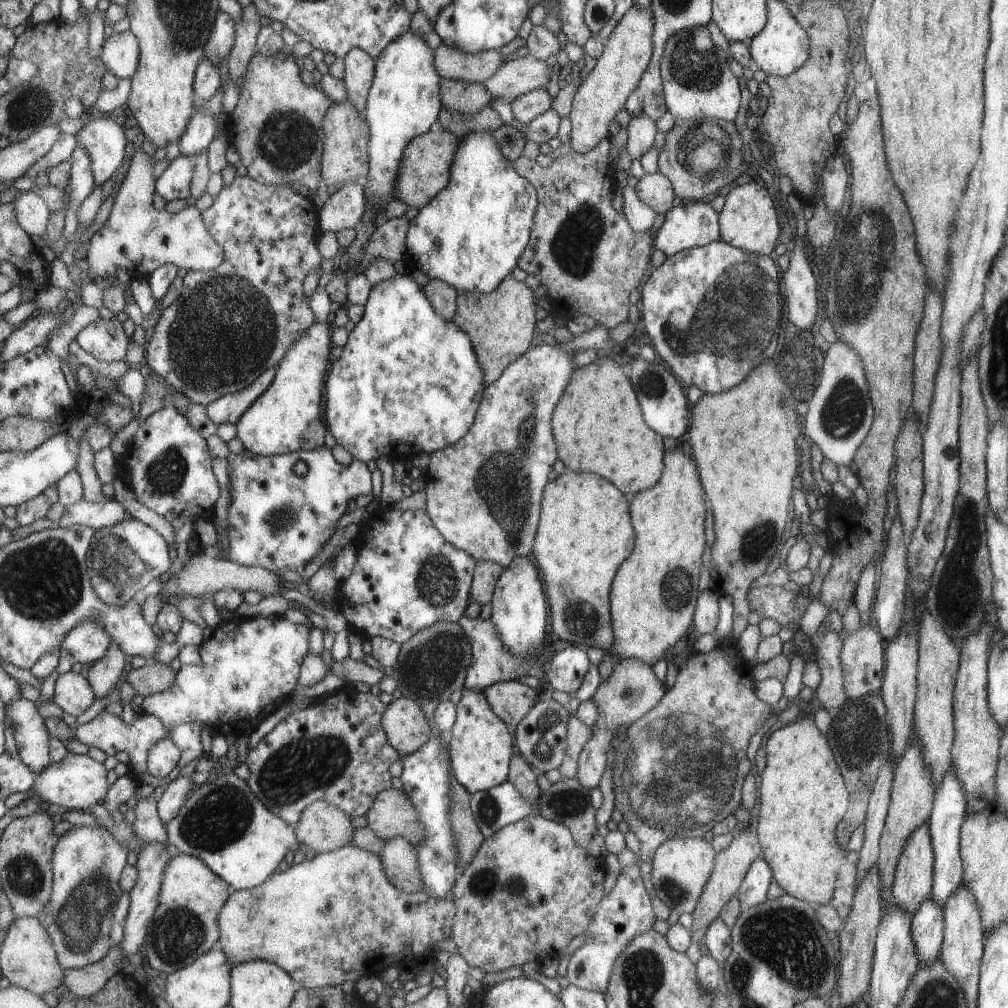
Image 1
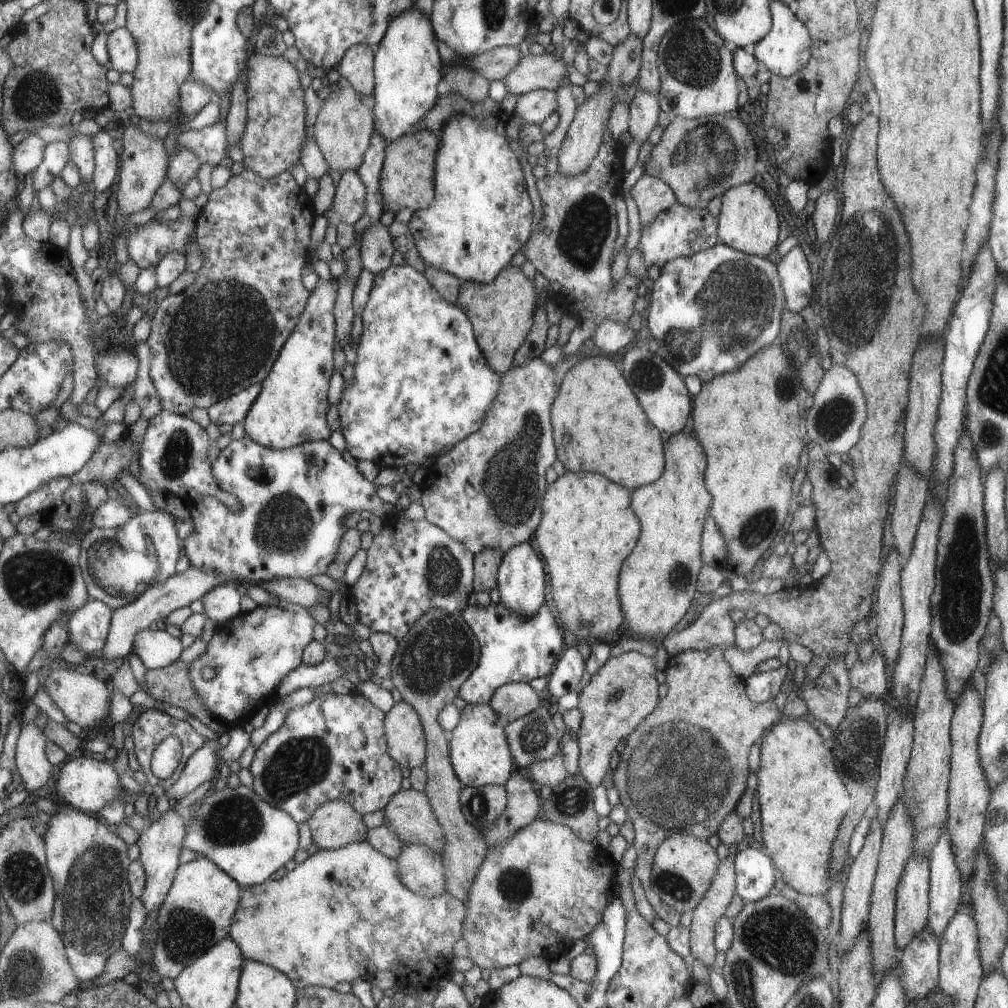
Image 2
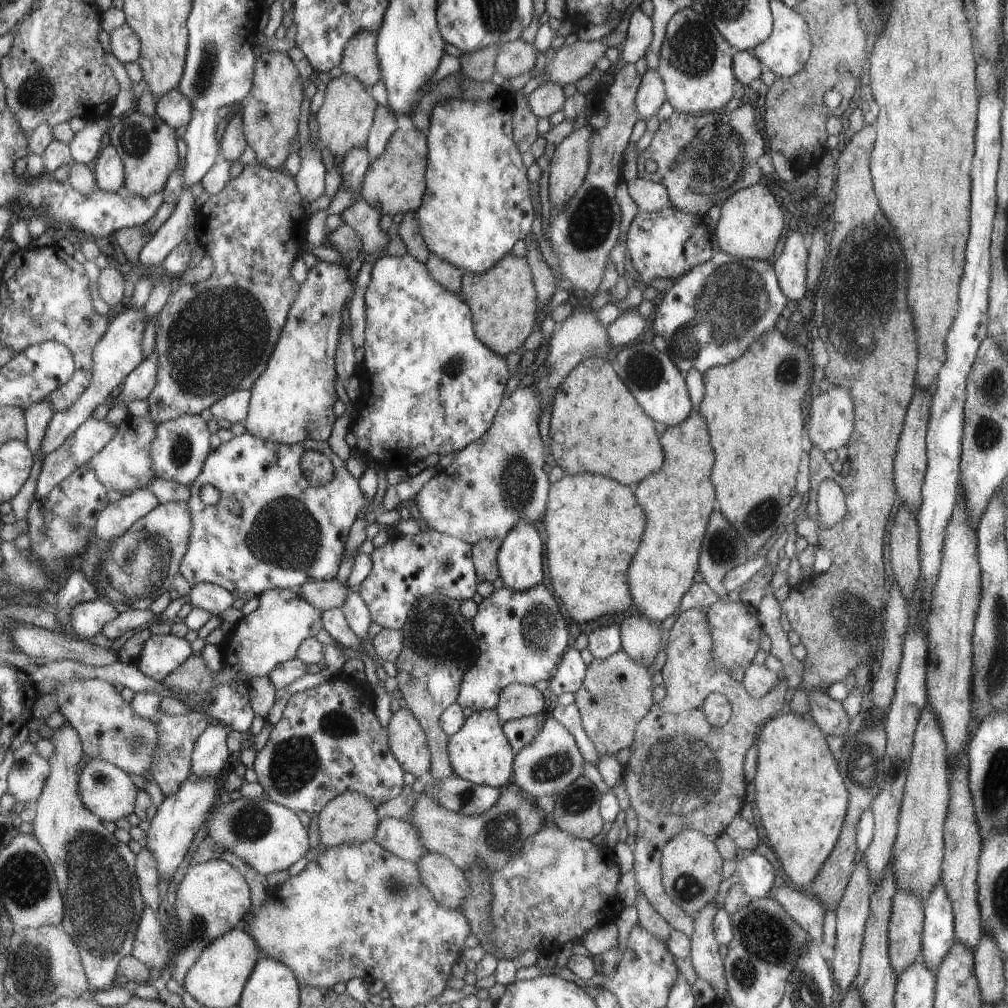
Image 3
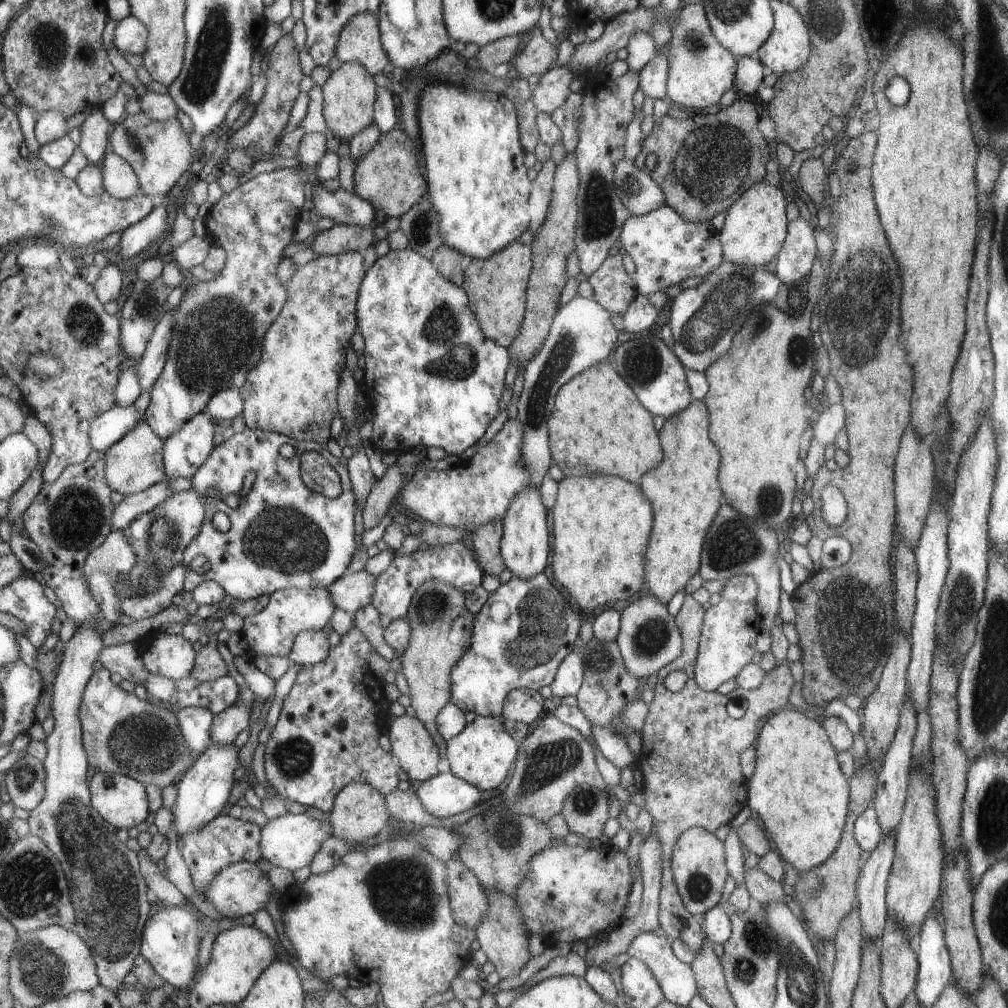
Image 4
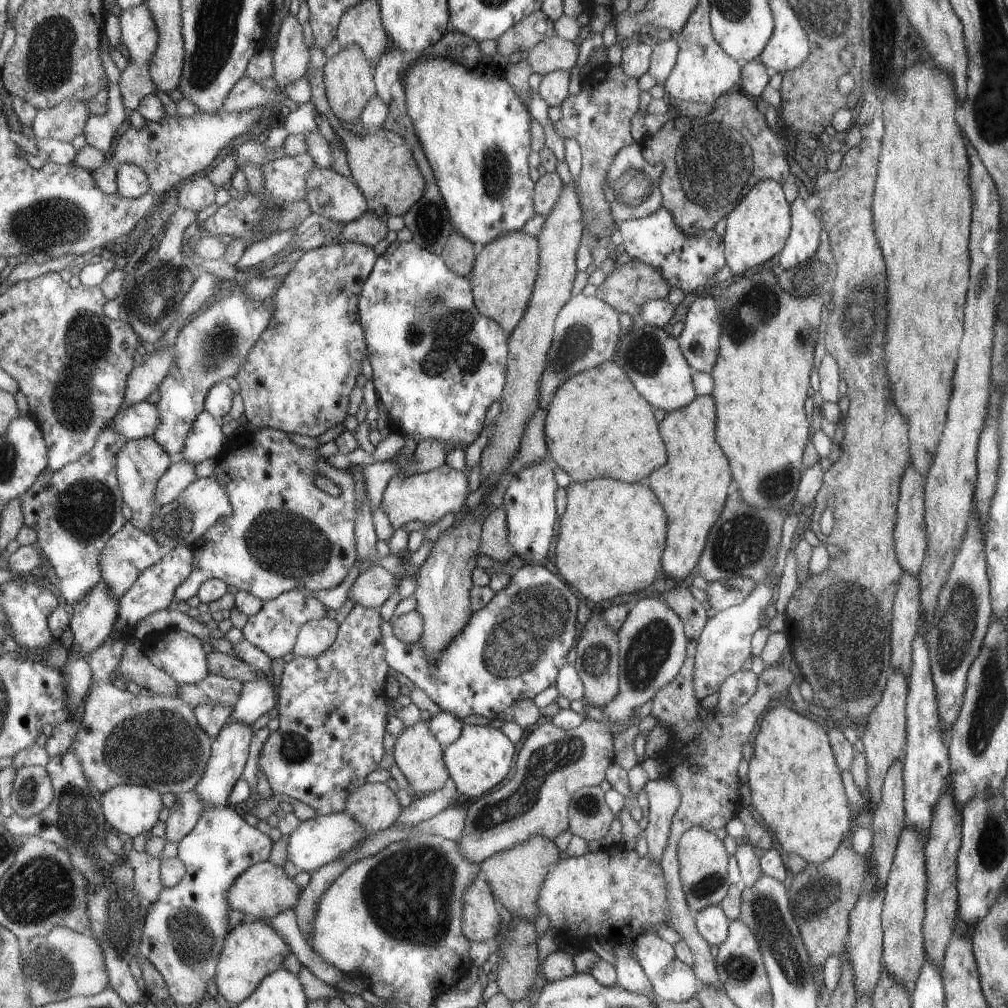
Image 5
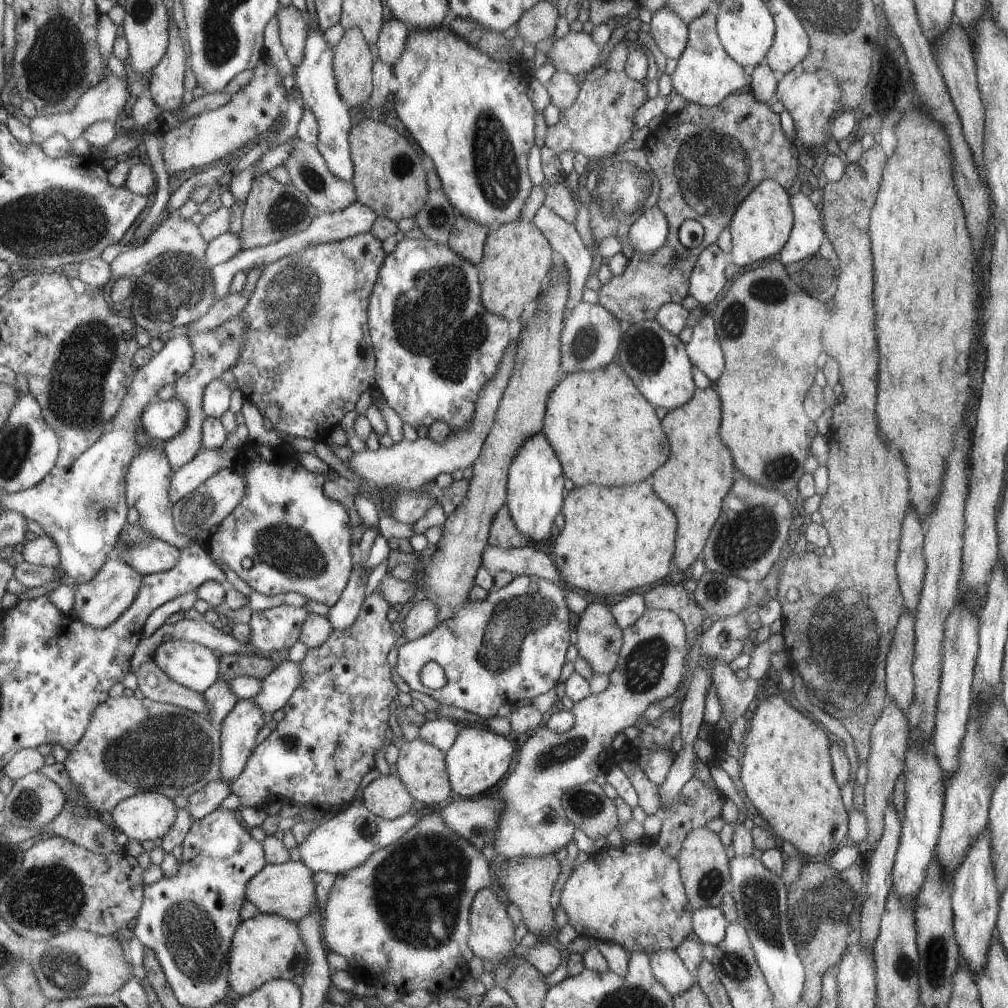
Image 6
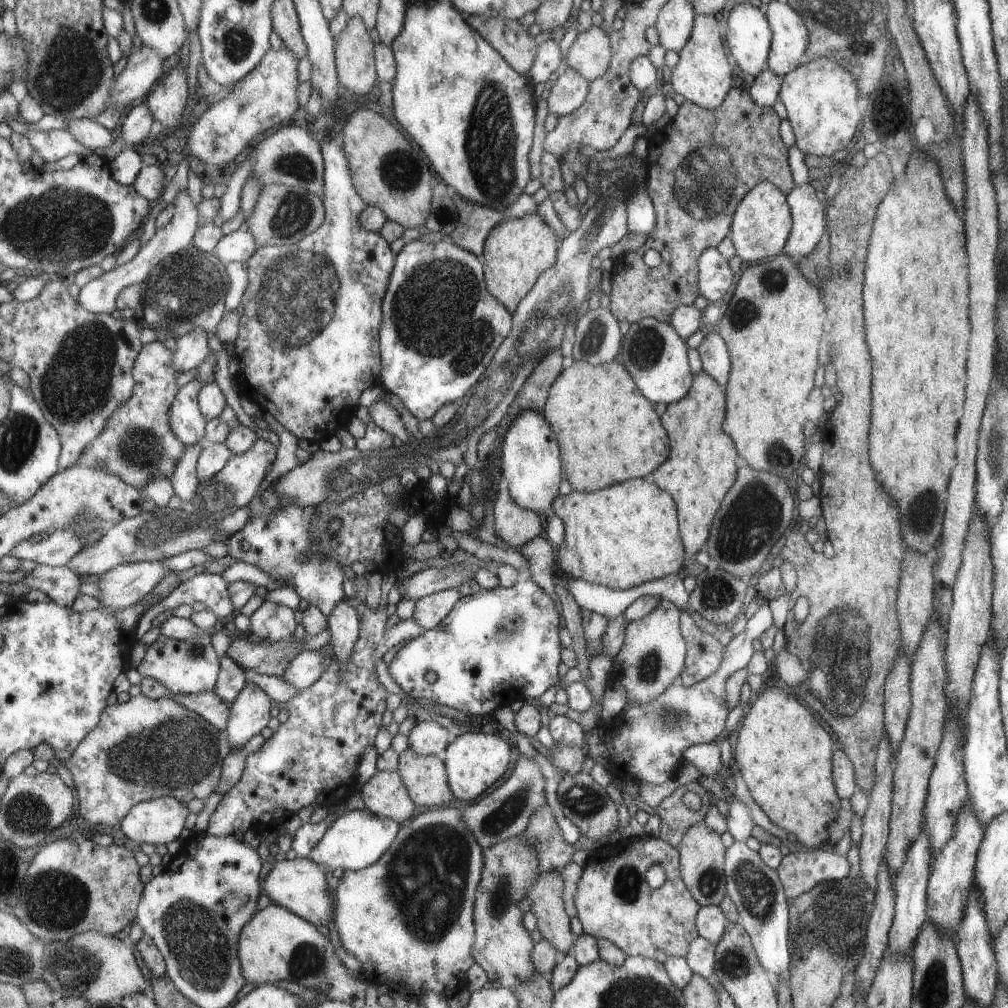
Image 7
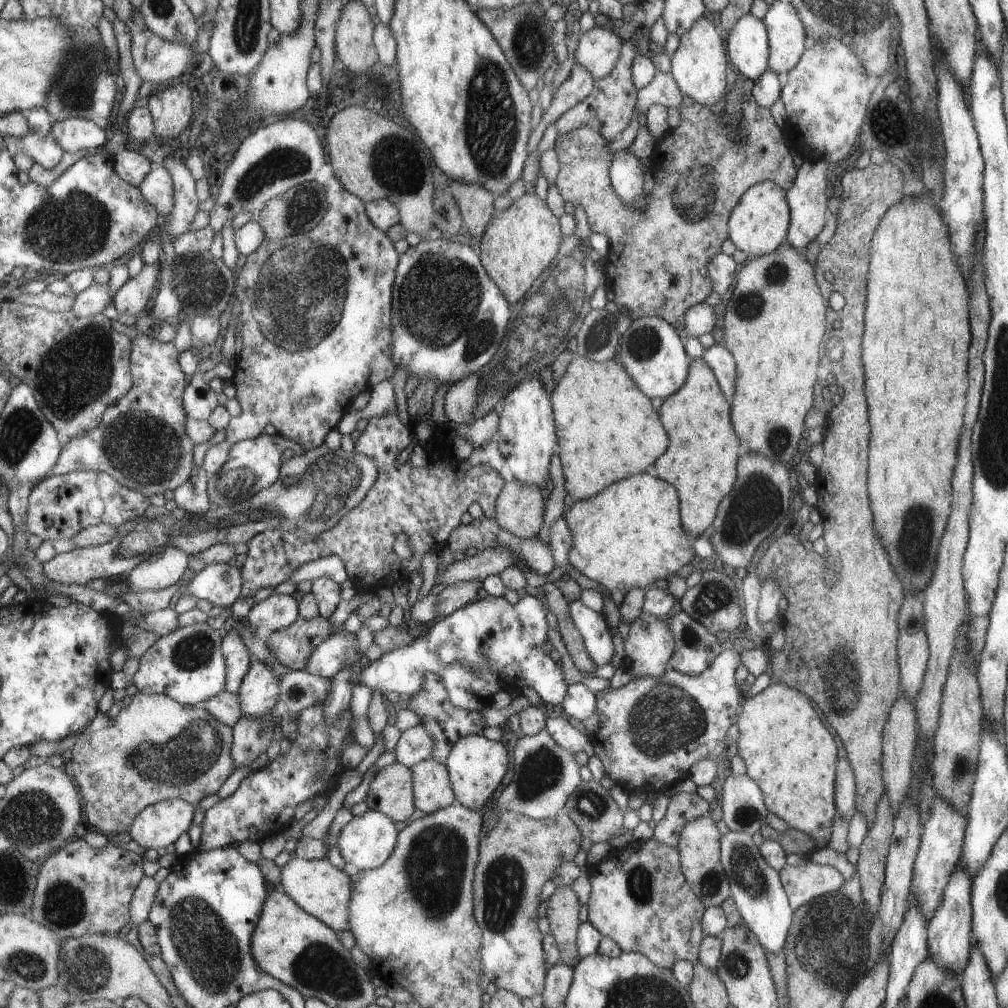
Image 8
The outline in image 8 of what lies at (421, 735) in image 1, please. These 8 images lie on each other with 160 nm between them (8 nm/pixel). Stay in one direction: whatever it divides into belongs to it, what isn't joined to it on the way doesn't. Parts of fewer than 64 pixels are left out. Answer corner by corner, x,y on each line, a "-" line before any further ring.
427,758
410,766
413,778
413,796
417,810
435,813
455,803
456,797
444,764

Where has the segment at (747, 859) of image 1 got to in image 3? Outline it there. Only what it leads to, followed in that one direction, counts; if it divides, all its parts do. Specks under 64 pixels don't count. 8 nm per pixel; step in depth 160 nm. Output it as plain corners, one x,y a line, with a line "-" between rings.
713,902
693,914
694,932
690,936
689,958
697,978
703,978
714,990
718,1001
727,994
727,982
724,977
724,963
717,953
719,943
716,941
712,927
712,918
716,910

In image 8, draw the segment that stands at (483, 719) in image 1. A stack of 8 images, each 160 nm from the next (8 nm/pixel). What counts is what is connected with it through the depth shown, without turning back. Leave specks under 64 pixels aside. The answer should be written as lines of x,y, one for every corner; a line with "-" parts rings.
481,734
461,737
453,745
444,762
448,769
449,782
456,797
455,803
469,810
478,811
489,800
493,790
499,786
503,774
507,772
507,764
509,764
507,752
501,742
490,741

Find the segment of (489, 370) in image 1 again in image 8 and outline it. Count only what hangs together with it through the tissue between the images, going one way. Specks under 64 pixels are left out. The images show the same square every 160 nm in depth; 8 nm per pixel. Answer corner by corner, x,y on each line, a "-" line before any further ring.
524,192
511,202
508,208
499,211
489,221
489,226
486,226
485,232
480,238
481,264
492,281
500,287
504,297
510,303
514,303
524,297
536,278
544,272
549,262
556,256
561,240
563,238
561,238
561,232
559,232
557,216
552,213
546,201
539,198
535,192
532,194

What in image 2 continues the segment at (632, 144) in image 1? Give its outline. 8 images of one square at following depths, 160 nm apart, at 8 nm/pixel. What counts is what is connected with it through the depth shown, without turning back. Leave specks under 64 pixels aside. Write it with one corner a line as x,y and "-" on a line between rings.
637,90
629,105
629,126
627,132
632,140
637,140
645,145
646,134
657,124
660,108
658,105
658,93
648,93

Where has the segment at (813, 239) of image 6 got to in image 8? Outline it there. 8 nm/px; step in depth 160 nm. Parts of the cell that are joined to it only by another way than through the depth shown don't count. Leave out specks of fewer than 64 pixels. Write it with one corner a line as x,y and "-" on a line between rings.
823,161
804,162
796,173
796,178
788,188
786,195
791,210
788,233
783,242
796,249
803,248
813,240
825,224
825,202
827,202
827,182
825,182
825,165

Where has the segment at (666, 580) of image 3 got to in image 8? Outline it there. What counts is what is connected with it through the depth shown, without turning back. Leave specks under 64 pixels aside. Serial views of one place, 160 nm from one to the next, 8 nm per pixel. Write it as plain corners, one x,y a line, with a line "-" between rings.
703,357
689,363
684,384
663,399
658,410
665,430
669,430
669,450
657,458
655,474
673,482
680,494
681,524
695,537
715,520
716,510
735,484
735,460
739,440
729,422
731,403
724,397
719,382

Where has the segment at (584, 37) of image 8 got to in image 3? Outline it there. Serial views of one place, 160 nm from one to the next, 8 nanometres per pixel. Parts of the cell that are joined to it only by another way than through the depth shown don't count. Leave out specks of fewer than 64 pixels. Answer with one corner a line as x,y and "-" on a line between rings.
522,39
500,44
494,59
494,70
508,79
521,75
533,67
536,51
533,43

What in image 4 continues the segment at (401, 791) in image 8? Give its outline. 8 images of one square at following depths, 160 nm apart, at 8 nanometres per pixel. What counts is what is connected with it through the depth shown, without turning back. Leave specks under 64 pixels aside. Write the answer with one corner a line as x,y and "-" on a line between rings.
365,783
345,785
335,798
332,809
327,814
335,838
353,844
361,844
365,839
378,834
391,818
388,813
384,796
372,786

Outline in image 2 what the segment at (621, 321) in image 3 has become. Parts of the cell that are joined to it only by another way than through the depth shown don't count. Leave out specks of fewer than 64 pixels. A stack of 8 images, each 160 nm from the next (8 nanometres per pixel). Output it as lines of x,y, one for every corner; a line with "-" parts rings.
604,320
596,326
591,340
604,354
613,354
625,348
635,333
627,323

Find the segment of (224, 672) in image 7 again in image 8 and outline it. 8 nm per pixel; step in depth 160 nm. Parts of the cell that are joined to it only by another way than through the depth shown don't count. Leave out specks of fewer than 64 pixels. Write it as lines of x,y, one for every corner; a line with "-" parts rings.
231,629
224,637
224,655
228,667
228,686
226,690
238,693
244,678
248,675
251,664
251,652
243,642
241,632

